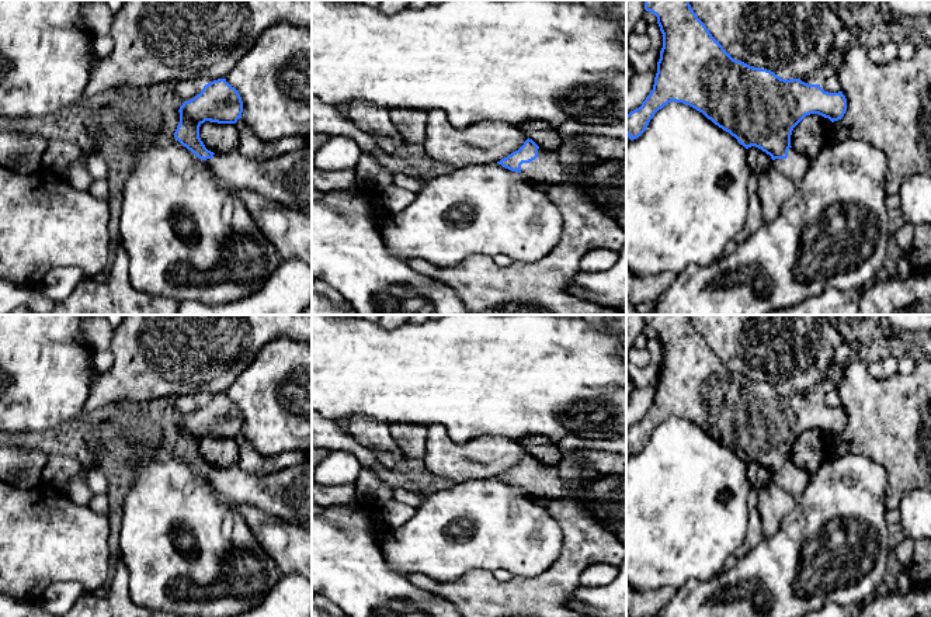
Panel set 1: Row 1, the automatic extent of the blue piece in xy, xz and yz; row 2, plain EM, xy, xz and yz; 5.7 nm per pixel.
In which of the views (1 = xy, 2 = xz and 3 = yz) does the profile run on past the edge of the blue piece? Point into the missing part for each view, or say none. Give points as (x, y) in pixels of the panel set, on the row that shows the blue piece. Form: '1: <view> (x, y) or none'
1: xy (287, 180)
2: xz (546, 170)
3: yz (794, 167)

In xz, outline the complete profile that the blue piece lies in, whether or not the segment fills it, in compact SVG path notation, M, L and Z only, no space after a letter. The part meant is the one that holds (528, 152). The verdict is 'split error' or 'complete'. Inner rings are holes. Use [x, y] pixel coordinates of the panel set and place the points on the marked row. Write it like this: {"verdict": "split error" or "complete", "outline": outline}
{"verdict": "split error", "outline": "M529 138L518 150L497 163L511 171L522 173L528 180L542 187L557 186L569 178L557 153L539 148Z"}

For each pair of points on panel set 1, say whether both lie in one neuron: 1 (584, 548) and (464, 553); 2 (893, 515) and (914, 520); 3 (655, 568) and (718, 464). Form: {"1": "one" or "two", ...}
{"1": "two", "2": "two", "3": "one"}

